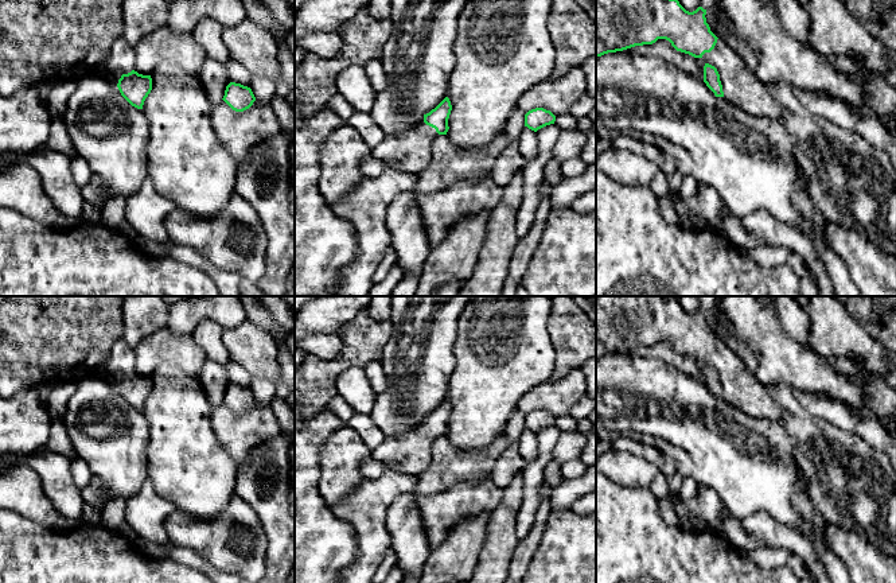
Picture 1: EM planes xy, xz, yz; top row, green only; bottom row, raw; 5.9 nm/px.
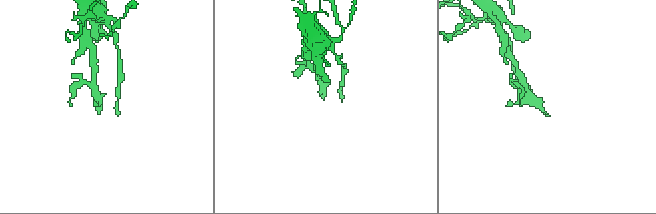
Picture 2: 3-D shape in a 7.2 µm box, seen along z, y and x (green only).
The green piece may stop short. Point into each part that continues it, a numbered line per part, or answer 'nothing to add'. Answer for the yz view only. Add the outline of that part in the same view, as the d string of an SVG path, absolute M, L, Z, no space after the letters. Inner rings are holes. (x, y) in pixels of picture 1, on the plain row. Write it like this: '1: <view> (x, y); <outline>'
1: yz (741, 389); M721 339L714 350L702 361L714 368L720 376L724 400L755 419L768 419L779 423L786 412L774 403L767 386L760 384L743 359Z

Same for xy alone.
1: xy (121, 361); M120 339L113 345L106 362L97 368L93 374L117 386L122 376L128 376L133 372L135 365L135 349L132 349L124 339Z

